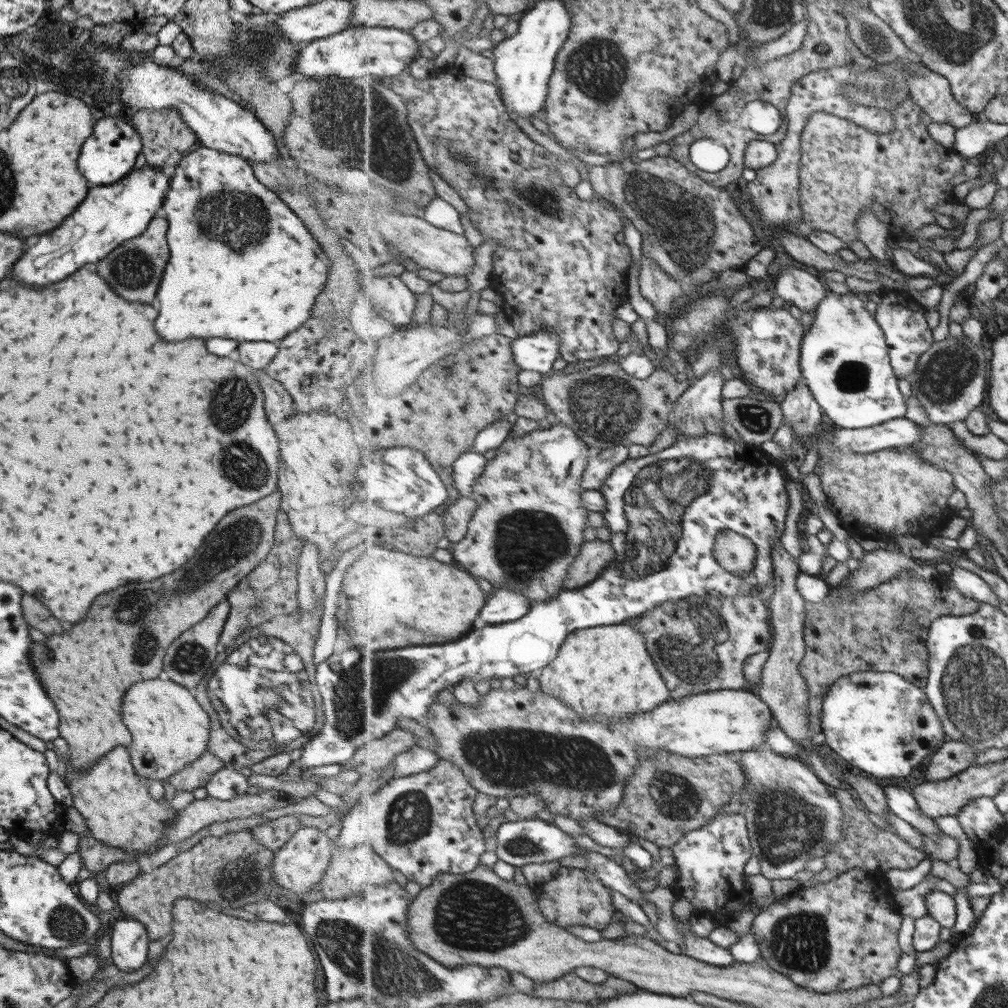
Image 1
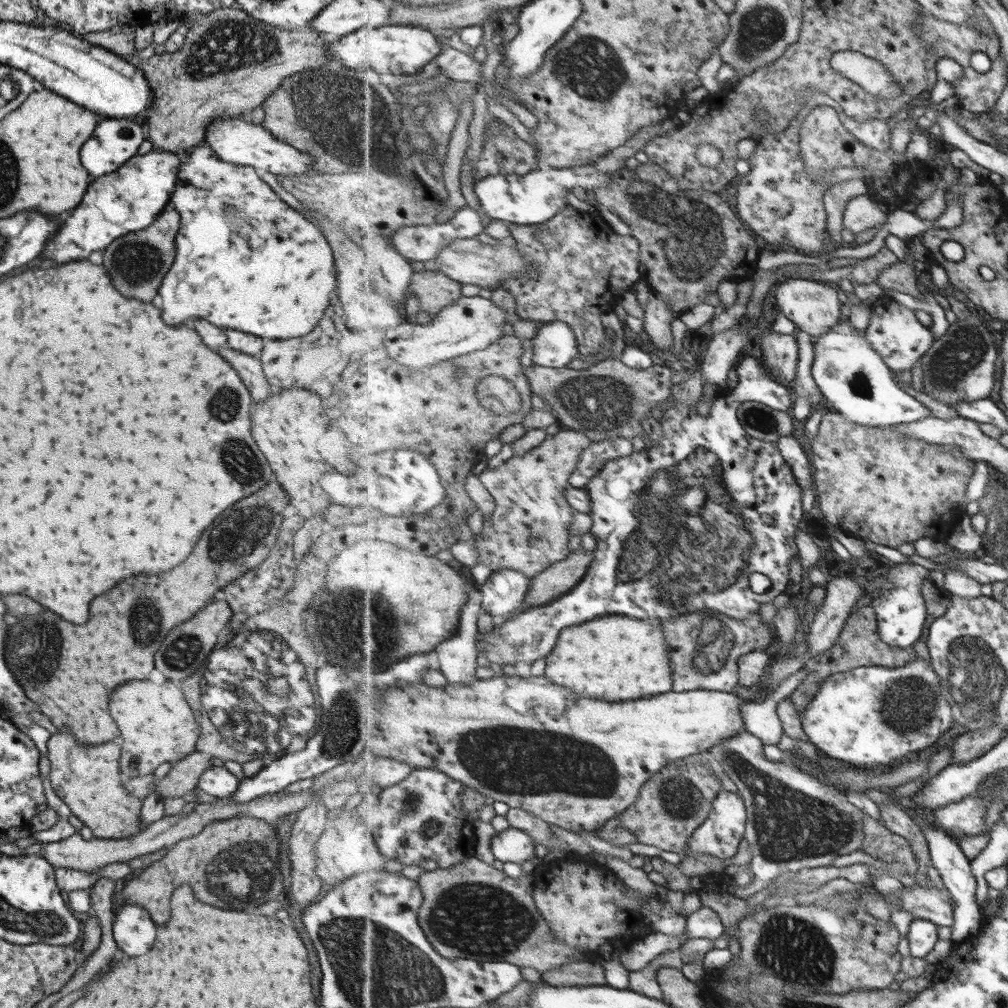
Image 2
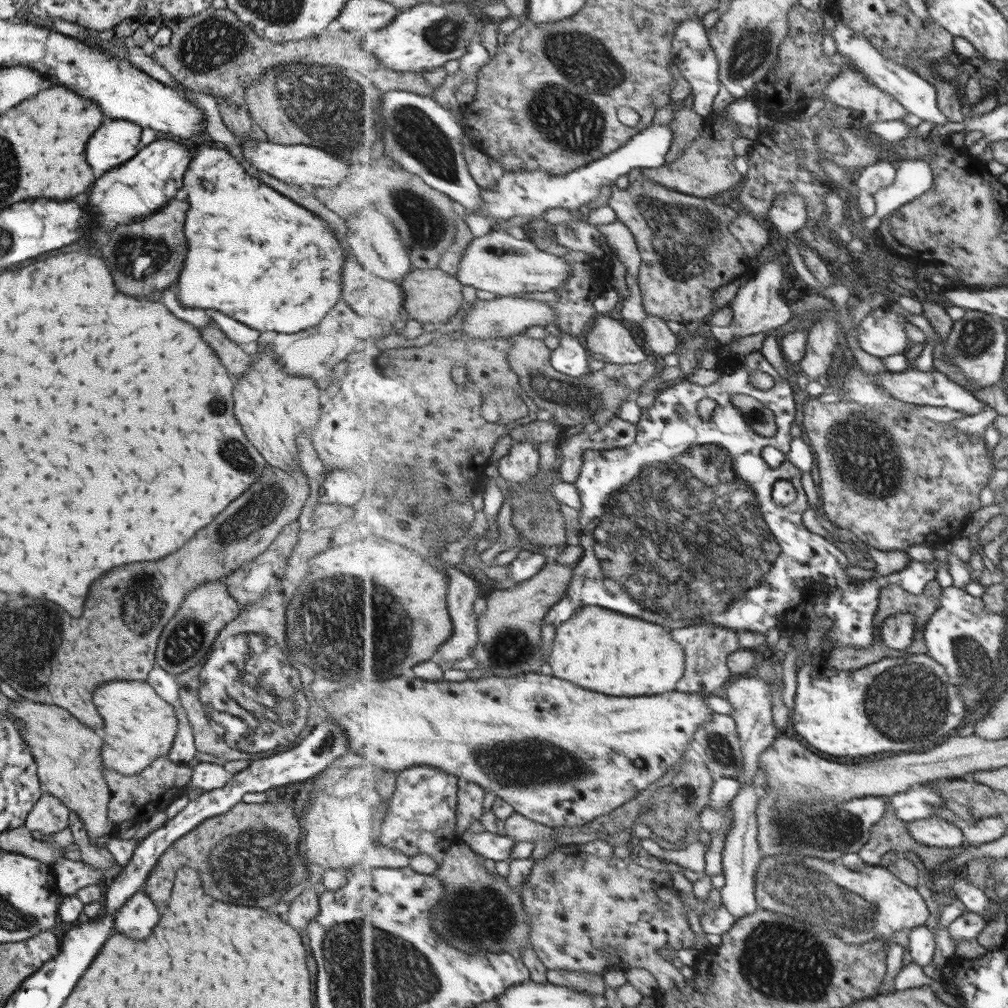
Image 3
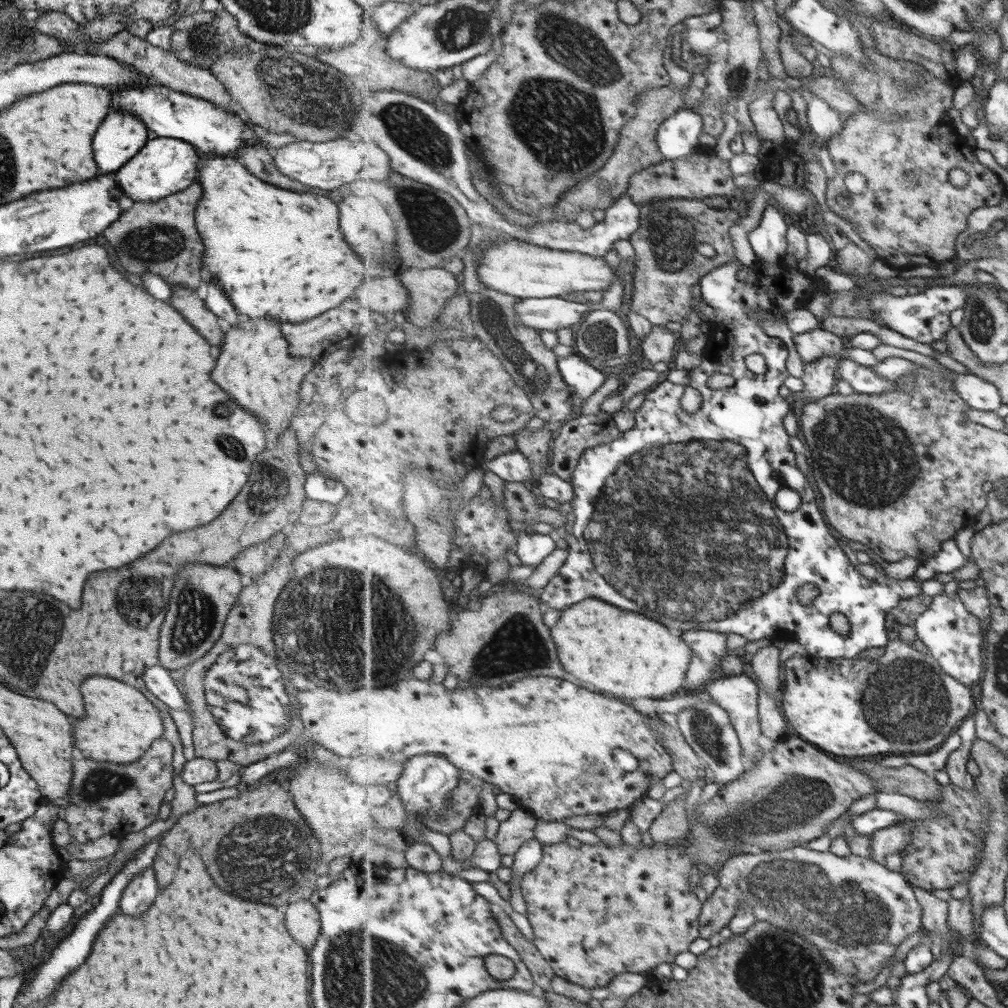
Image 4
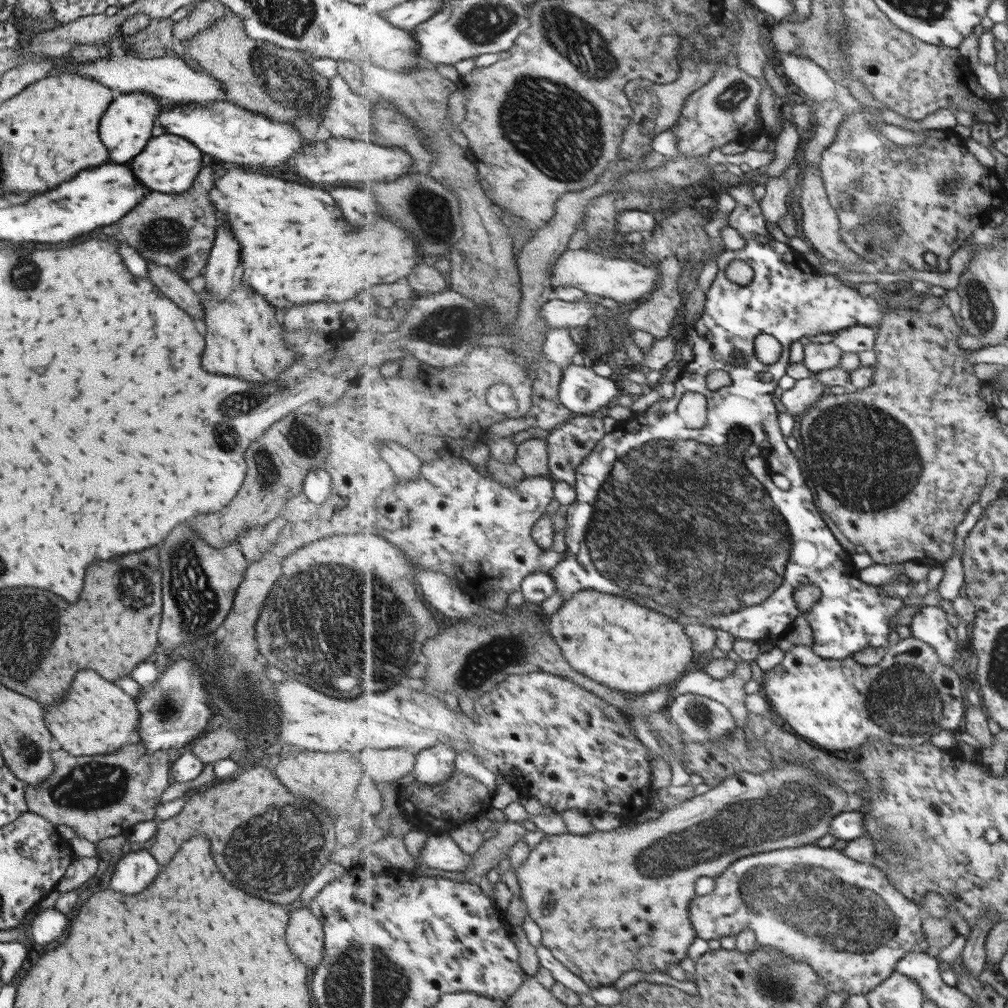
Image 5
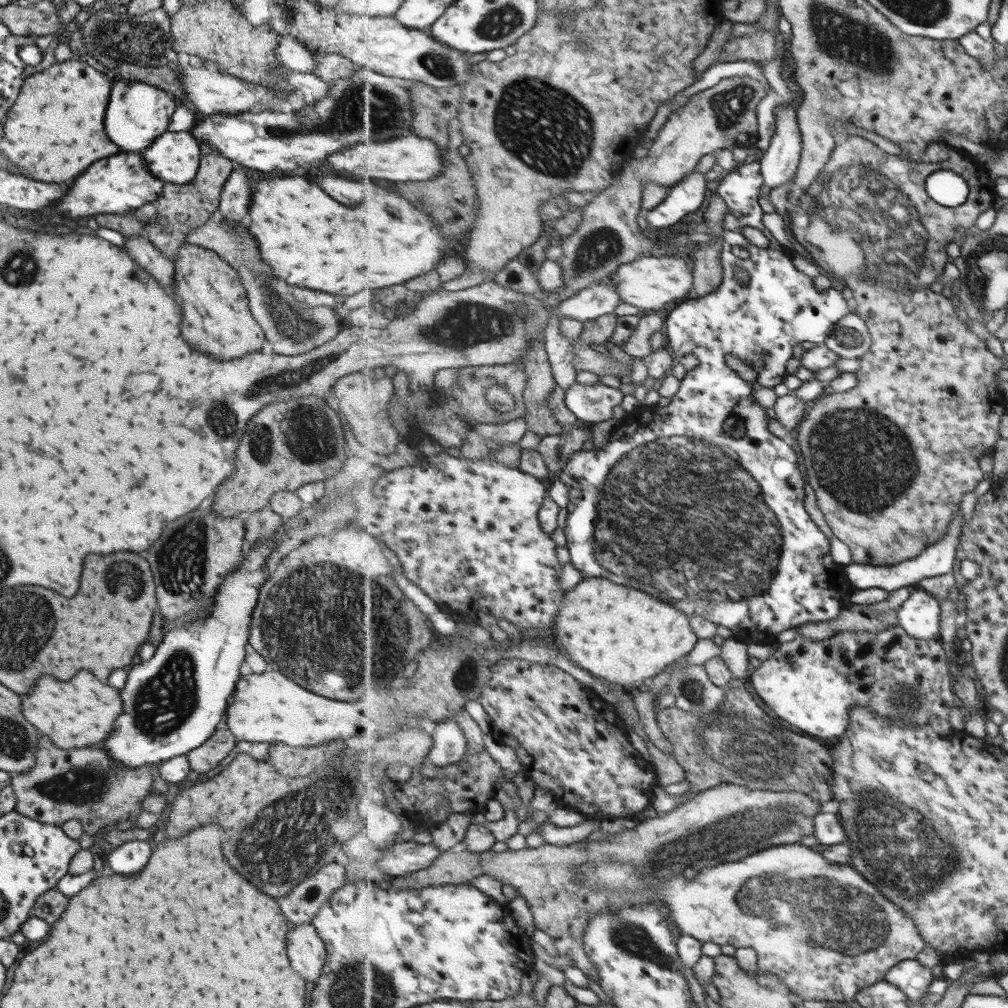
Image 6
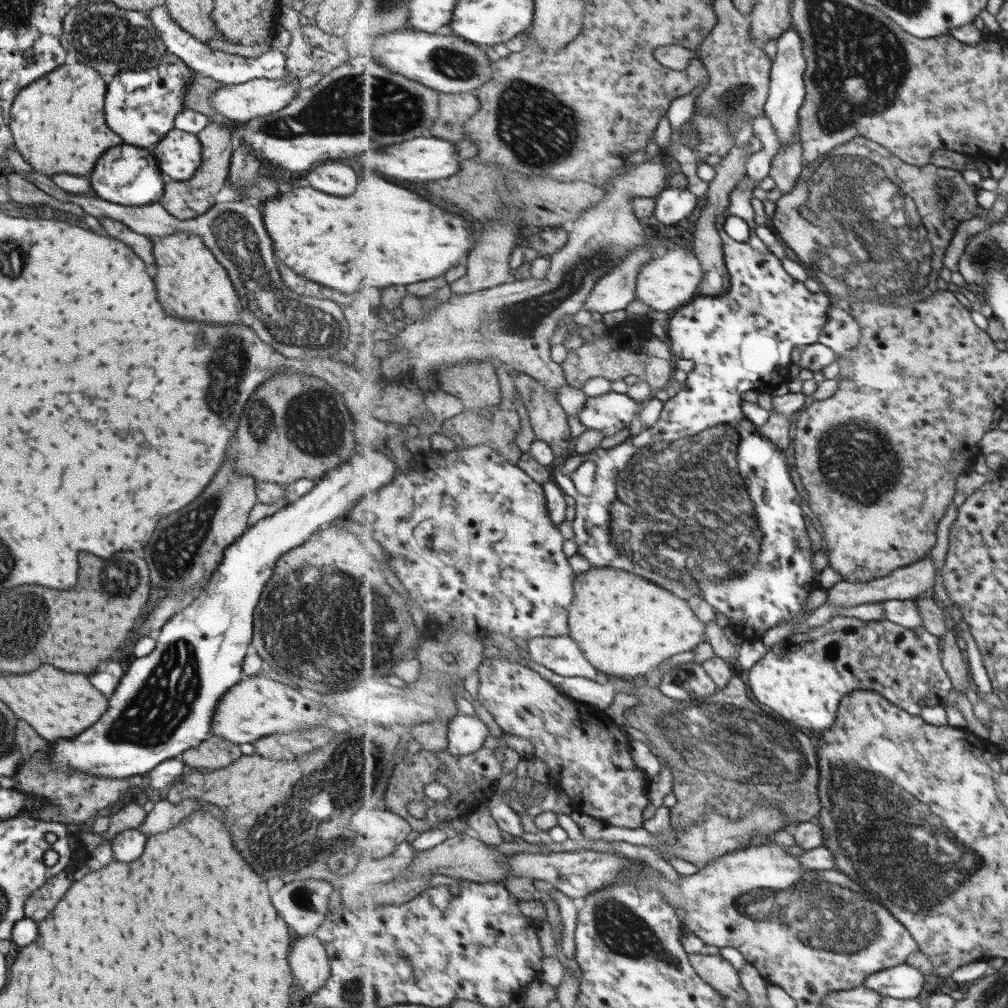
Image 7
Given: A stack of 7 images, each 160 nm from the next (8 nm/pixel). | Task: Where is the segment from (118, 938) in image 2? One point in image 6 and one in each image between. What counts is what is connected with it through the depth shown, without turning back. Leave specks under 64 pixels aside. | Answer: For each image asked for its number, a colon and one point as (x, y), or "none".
3: (136, 917)
4: (143, 890)
5: (134, 870)
6: (129, 858)

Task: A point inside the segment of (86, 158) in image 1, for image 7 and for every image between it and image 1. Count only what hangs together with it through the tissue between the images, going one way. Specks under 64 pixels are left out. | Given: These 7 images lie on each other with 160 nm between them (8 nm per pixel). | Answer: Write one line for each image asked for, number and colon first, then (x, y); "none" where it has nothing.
2: (115, 141)
3: (116, 141)
4: (122, 134)
5: (126, 127)
6: (138, 113)
7: (141, 106)

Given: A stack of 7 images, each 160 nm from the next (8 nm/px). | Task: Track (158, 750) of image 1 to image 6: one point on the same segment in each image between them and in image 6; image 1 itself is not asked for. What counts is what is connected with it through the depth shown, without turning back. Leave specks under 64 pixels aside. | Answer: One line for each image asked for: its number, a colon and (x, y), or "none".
2: (156, 724)
3: (139, 726)
4: (120, 724)
5: (96, 717)
6: (81, 712)

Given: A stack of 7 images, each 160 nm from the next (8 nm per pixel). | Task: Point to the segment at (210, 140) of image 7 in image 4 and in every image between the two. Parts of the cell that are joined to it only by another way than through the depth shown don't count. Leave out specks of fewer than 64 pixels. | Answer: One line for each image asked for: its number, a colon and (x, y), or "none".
4: (160, 236)
5: (175, 230)
6: (182, 208)

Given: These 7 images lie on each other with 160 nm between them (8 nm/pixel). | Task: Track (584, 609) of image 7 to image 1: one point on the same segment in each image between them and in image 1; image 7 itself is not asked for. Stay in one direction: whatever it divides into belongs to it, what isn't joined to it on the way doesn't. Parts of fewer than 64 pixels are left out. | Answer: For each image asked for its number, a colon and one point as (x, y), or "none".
1: (605, 671)
2: (615, 658)
3: (599, 649)
4: (624, 653)
5: (623, 645)
6: (617, 633)

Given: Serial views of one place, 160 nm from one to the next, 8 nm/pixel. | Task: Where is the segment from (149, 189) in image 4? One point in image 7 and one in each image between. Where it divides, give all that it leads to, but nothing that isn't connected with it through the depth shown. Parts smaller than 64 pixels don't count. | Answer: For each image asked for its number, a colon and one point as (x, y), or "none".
5: (169, 164)
6: (174, 157)
7: (178, 155)

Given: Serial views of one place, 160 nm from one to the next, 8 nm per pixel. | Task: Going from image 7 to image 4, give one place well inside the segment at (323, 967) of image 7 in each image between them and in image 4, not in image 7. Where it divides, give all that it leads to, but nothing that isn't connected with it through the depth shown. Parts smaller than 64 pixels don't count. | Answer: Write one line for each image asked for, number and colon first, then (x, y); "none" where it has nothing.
4: (303, 922)
5: (304, 934)
6: (306, 950)

